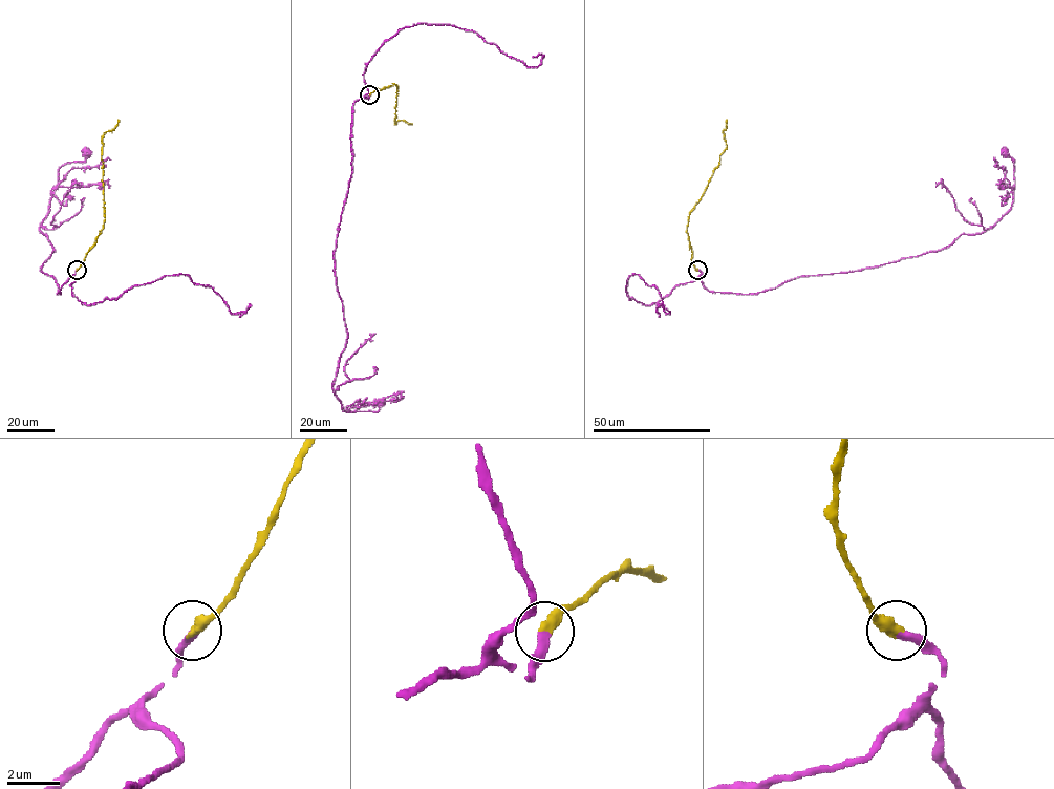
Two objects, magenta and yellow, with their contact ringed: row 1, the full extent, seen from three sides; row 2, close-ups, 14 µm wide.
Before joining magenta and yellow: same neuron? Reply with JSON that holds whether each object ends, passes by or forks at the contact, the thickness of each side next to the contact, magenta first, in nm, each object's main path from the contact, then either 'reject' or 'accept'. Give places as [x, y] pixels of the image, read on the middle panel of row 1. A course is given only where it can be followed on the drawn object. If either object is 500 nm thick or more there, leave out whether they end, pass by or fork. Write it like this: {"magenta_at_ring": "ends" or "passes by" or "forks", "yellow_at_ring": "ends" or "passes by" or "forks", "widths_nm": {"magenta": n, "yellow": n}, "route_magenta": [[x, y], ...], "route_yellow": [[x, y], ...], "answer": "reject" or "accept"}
{"magenta_at_ring": "ends", "yellow_at_ring": "ends", "widths_nm": {"magenta": 320, "yellow": 480}, "route_magenta": [[369, 94], [352, 107], [352, 173], [334, 255], [347, 337], [334, 392], [348, 412], [377, 412], [380, 402]], "route_yellow": [[369, 94], [374, 90], [398, 86], [394, 123], [401, 120], [411, 124]], "answer": "accept"}

